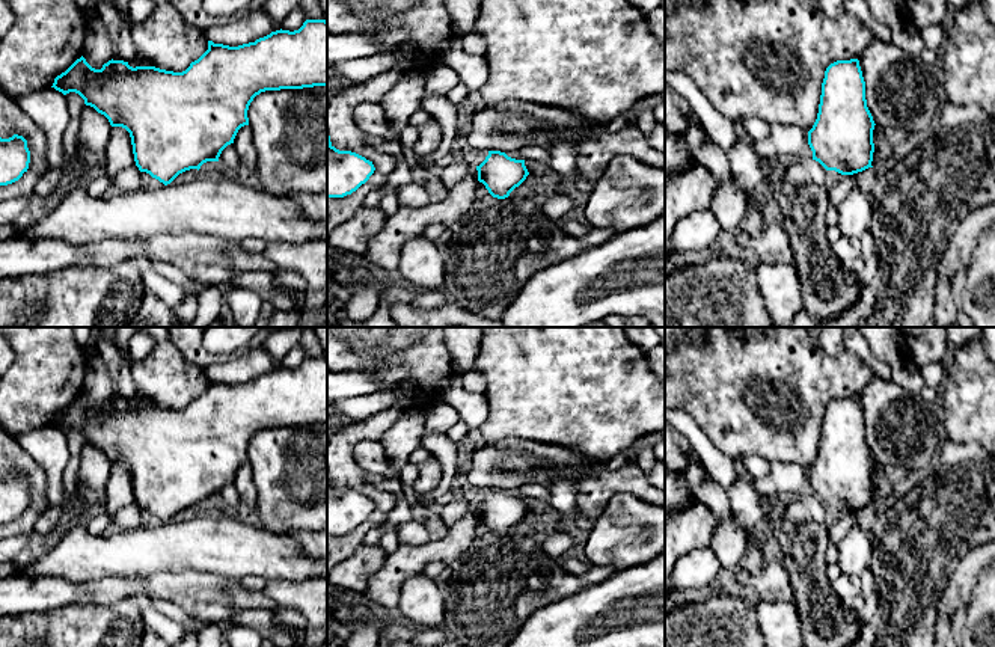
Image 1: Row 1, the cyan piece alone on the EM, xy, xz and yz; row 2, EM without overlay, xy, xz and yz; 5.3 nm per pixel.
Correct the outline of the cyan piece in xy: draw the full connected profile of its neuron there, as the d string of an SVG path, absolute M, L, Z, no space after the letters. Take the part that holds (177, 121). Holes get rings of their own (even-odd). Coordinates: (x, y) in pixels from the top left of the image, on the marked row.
M306 20L298 30L276 30L255 42L229 47L208 41L208 50L182 72L155 66L130 66L124 60L109 60L101 69L92 68L81 56L54 78L51 87L78 94L86 106L104 115L112 127L130 133L136 166L164 186L179 173L201 169L207 161L219 161L222 151L234 143L238 130L249 125L247 110L256 95L265 90L327 86L327 21Z

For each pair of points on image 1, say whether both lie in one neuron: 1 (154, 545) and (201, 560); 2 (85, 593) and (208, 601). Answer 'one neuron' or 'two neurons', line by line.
1: one neuron
2: one neuron

